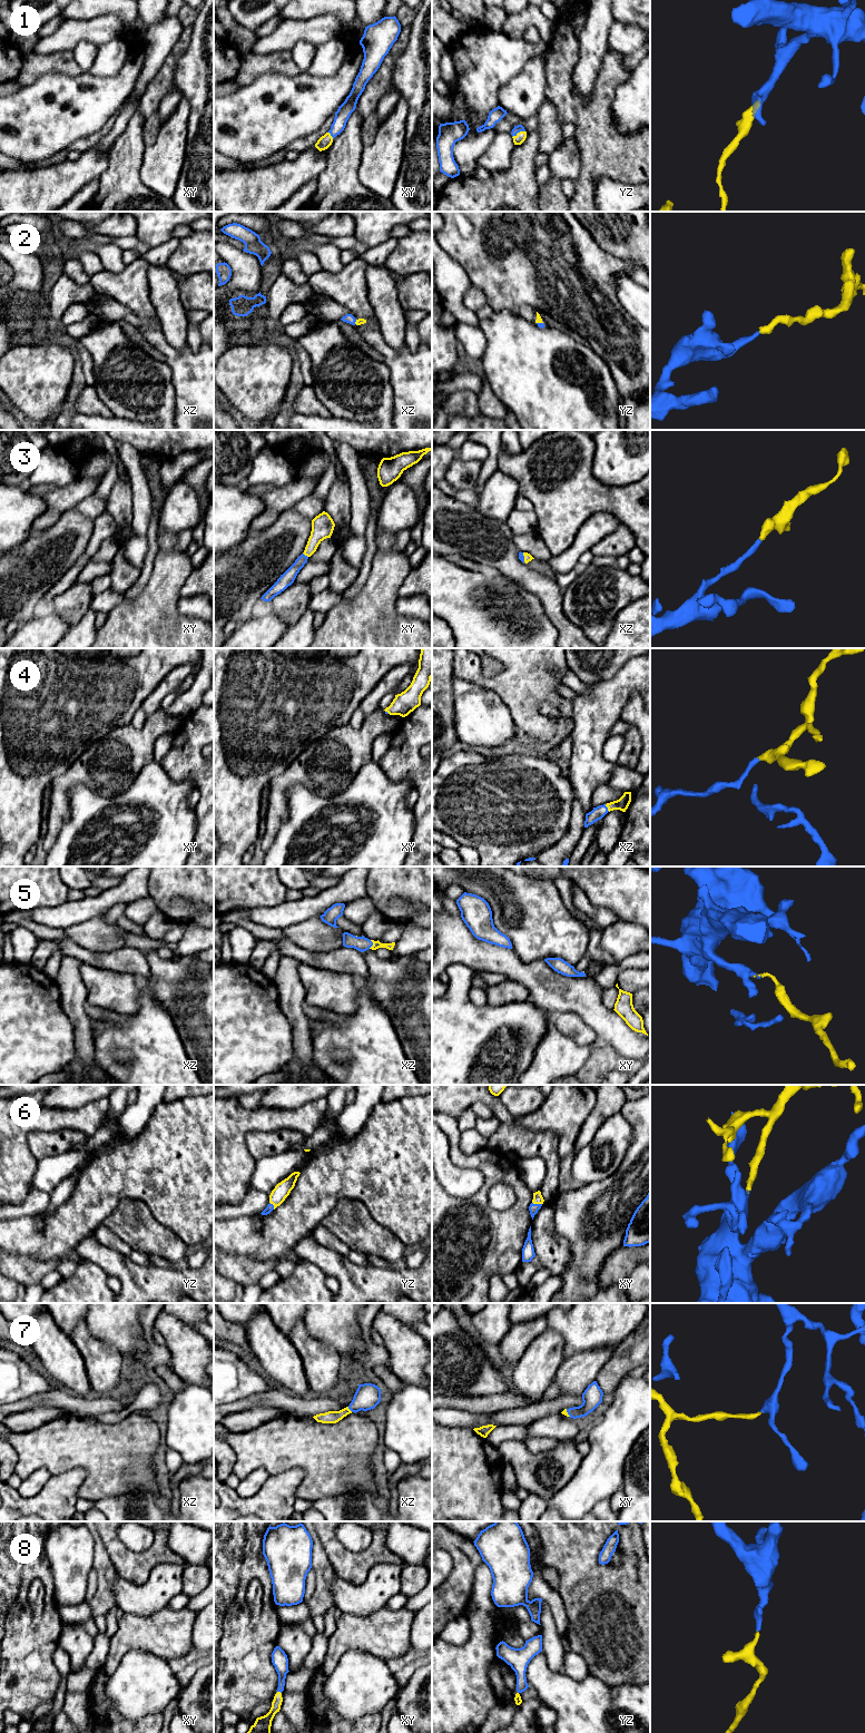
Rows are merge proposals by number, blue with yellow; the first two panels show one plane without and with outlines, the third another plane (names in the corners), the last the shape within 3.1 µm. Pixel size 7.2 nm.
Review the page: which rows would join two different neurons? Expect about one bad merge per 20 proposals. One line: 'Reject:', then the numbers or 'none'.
Reject: none

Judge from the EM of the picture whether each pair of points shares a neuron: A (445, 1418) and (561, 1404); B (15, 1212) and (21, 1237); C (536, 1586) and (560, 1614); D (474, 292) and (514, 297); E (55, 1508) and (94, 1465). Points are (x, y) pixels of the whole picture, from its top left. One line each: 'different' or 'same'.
A: same
B: different
C: same
D: different
E: different

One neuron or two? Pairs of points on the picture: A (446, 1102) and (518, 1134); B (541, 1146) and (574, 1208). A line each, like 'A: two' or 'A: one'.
A: one
B: two

